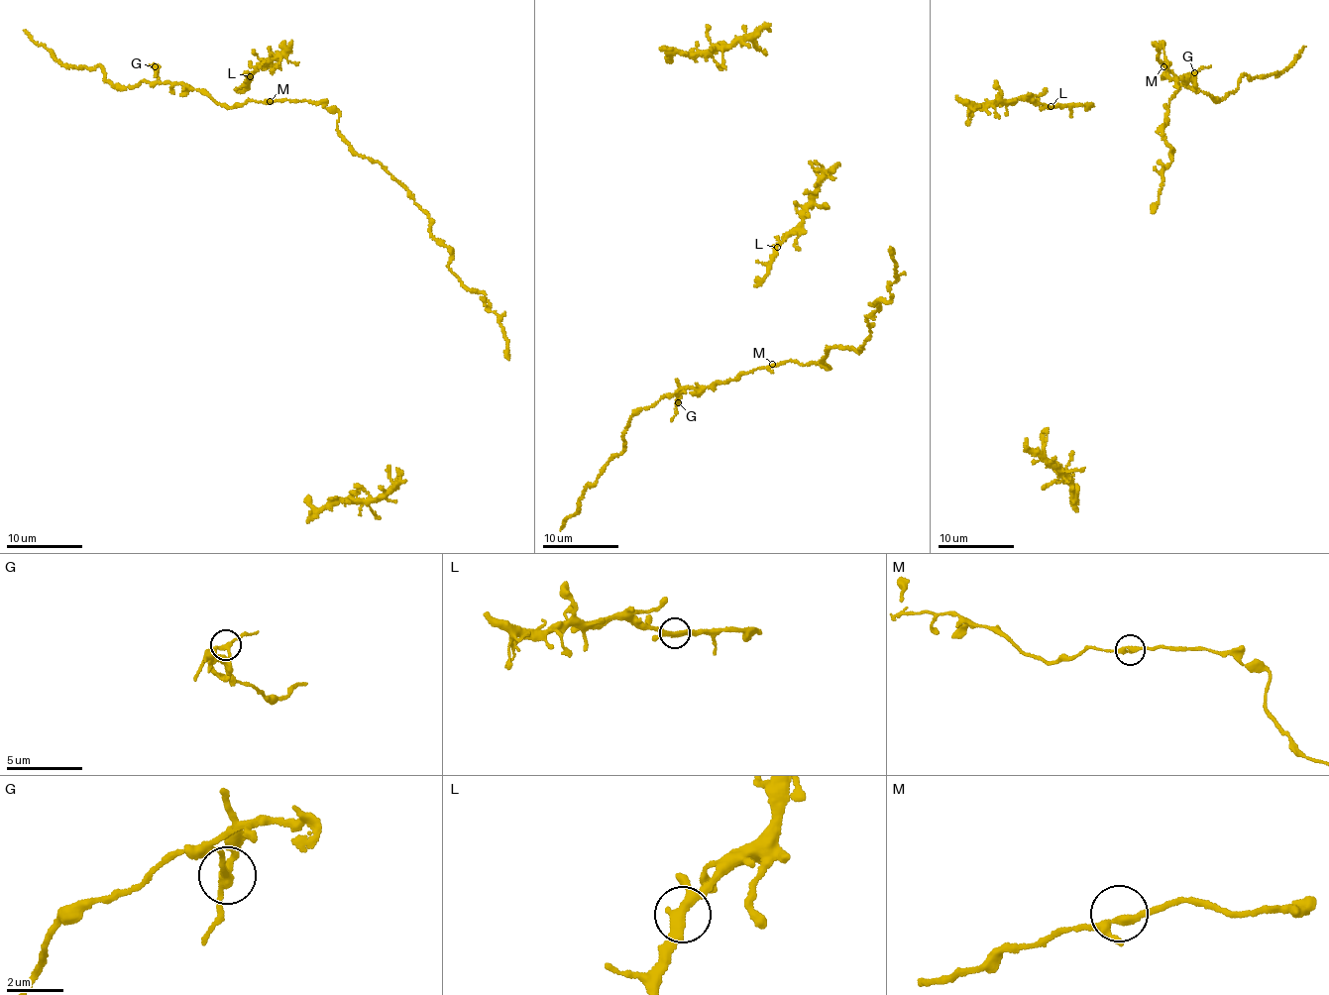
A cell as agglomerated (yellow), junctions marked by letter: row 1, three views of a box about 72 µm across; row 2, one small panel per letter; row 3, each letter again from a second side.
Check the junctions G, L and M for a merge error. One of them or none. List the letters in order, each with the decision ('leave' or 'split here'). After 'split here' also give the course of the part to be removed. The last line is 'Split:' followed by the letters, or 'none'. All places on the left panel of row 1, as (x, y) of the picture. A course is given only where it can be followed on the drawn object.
G: split here
L: leave
M: leave
Split: G

